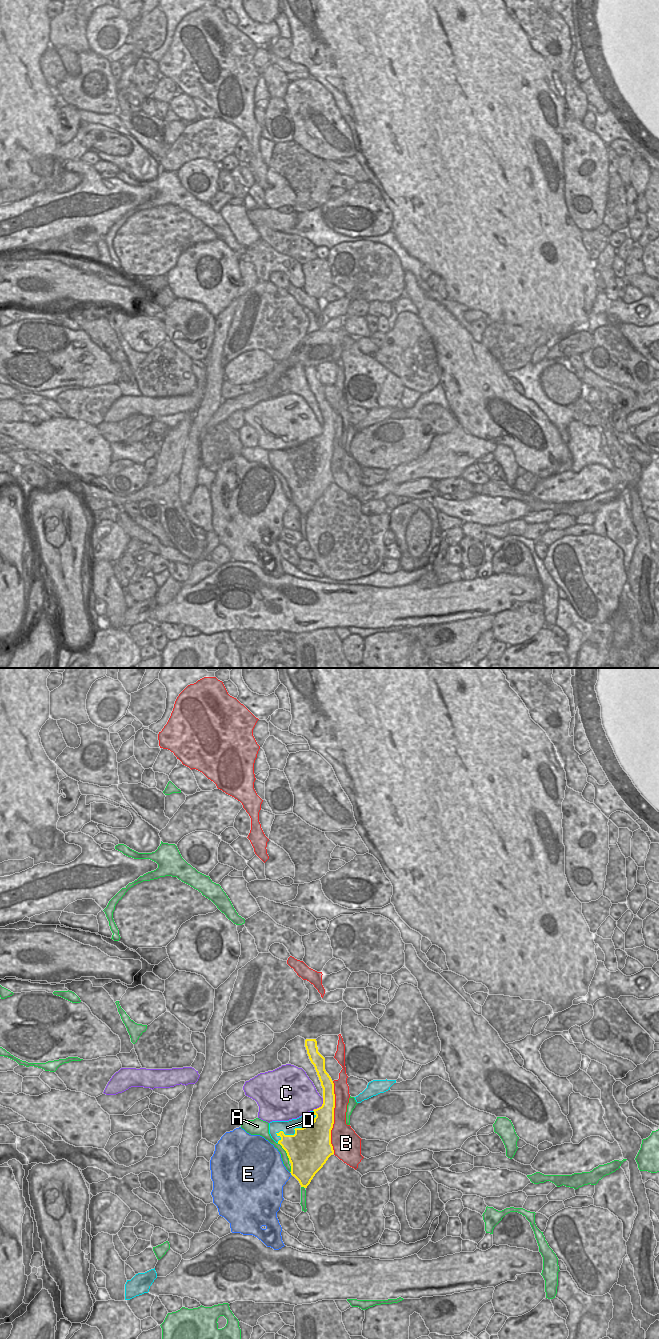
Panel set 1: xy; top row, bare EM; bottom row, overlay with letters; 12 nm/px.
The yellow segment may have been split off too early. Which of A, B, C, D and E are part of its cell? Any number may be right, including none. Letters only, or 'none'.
none

